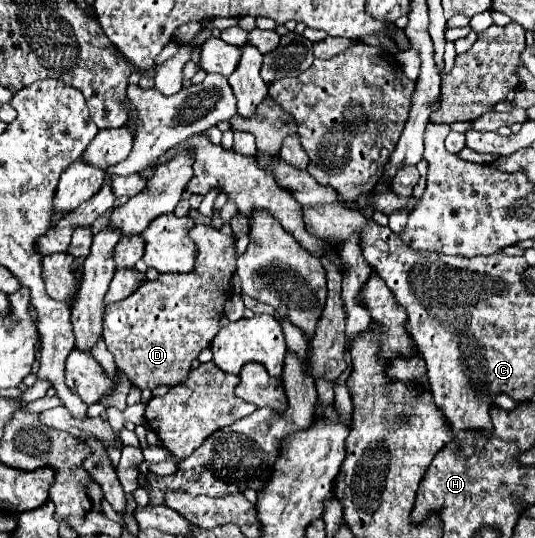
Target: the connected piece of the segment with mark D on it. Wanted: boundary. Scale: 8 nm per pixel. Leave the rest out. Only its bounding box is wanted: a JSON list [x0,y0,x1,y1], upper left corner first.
[103,225,235,389]

